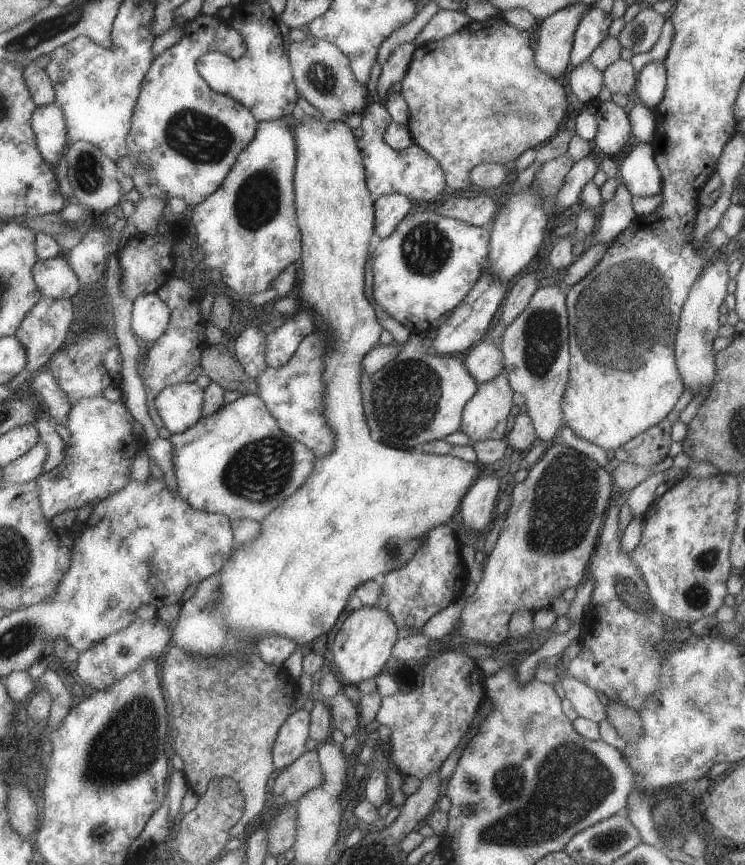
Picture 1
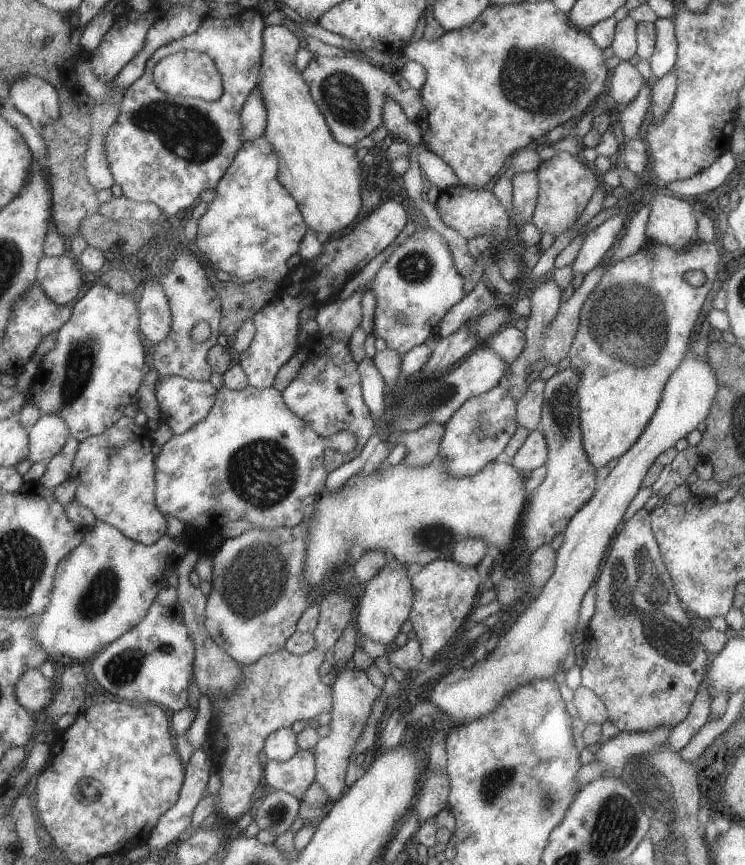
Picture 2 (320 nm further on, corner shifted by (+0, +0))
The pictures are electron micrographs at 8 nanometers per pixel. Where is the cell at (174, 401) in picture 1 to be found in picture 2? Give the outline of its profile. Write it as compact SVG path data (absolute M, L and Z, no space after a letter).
M177 375L159 377L155 386L155 394L161 409L161 421L167 423L175 435L182 435L207 418L217 398L217 389L208 380L192 381Z

